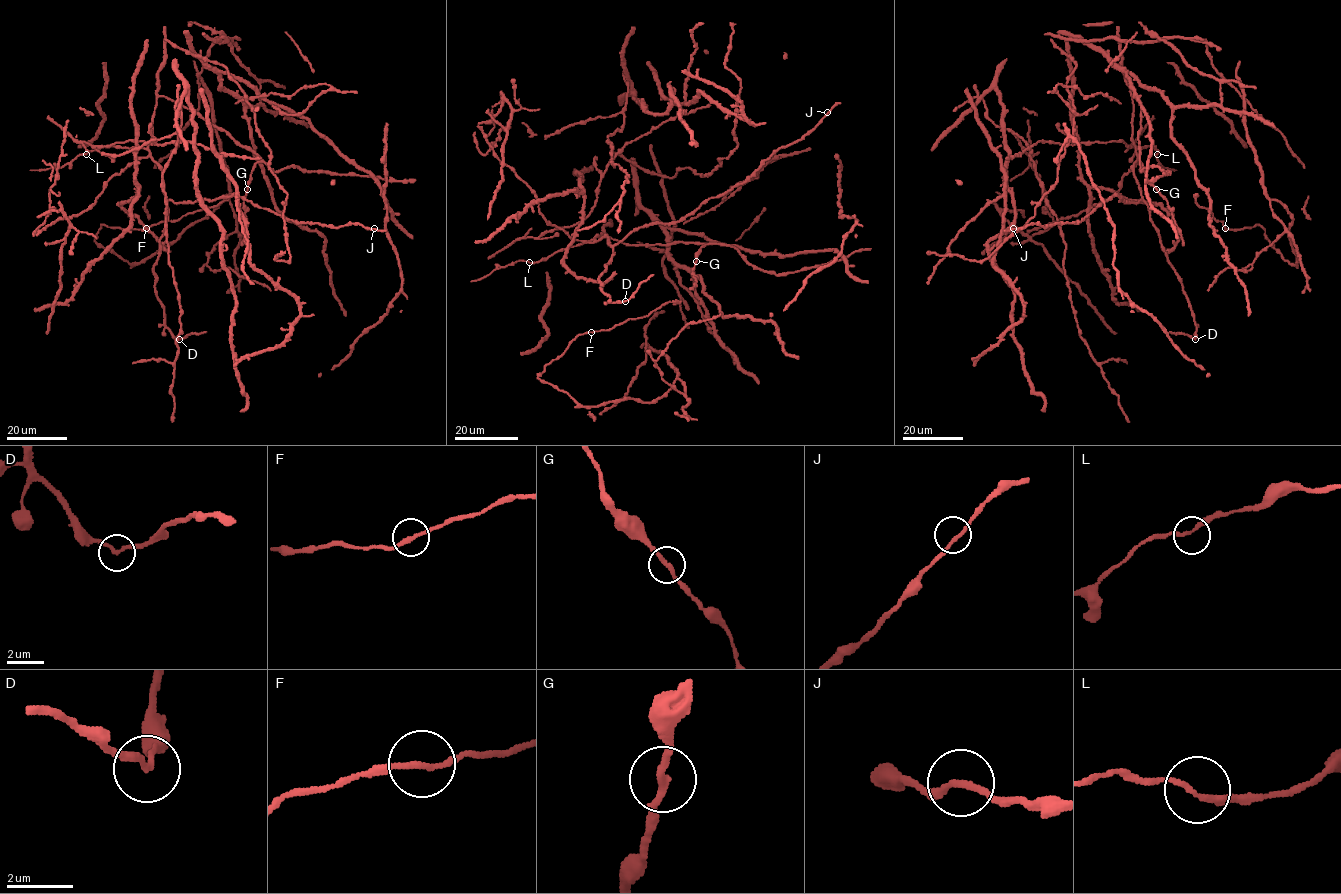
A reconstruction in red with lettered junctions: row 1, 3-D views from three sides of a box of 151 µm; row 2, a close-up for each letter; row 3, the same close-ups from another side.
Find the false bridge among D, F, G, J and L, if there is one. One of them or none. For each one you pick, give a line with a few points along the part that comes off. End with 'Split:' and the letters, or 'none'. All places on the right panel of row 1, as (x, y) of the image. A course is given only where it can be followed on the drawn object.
D: course (1195, 339), (1169, 331)
Split: D

